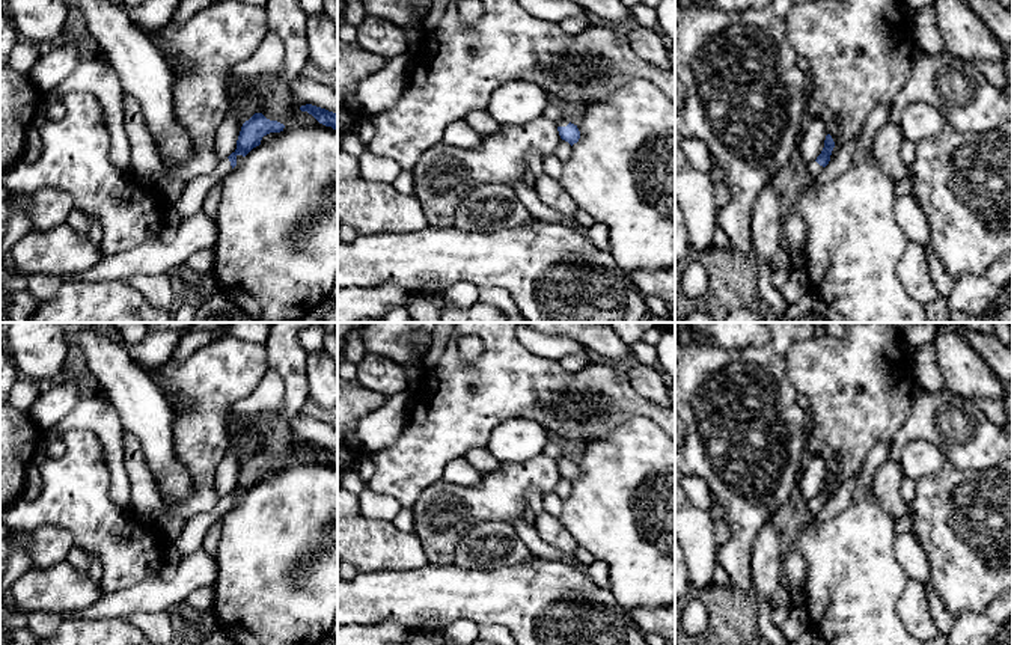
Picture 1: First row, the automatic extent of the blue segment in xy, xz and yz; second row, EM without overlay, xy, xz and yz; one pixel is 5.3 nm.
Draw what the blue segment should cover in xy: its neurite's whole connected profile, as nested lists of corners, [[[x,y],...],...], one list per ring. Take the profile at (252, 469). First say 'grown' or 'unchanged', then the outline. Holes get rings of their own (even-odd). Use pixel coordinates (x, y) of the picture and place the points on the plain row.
grown; [[[255,451],[241,464],[237,487],[217,505],[206,512],[199,512],[185,520],[179,536],[172,543],[182,556],[188,556],[202,549],[203,538],[212,523],[229,512],[237,503],[237,494],[246,494],[253,485],[261,482],[264,473],[283,469],[285,463],[277,458],[267,457],[262,451]]]

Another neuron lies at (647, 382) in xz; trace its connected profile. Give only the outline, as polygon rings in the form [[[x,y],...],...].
[[[637,365],[627,372],[630,384],[645,399],[658,407],[670,408],[669,387],[654,366]]]

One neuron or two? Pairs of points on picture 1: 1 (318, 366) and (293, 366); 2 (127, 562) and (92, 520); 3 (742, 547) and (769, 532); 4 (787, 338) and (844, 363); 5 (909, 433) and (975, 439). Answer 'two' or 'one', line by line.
1: two
2: one
3: two
4: two
5: one

